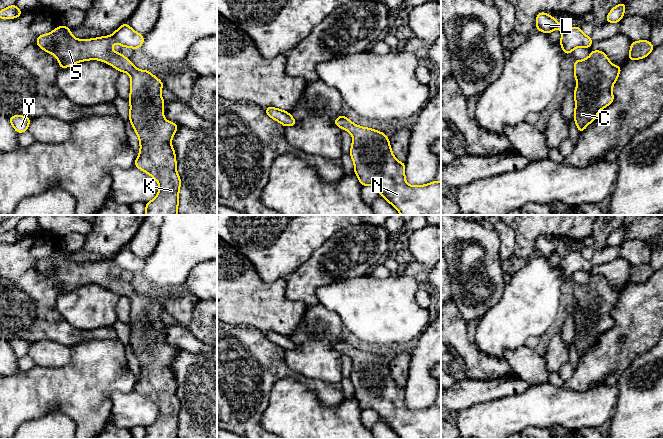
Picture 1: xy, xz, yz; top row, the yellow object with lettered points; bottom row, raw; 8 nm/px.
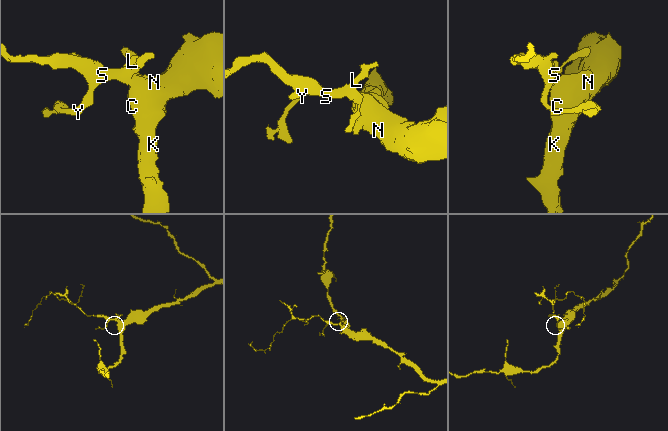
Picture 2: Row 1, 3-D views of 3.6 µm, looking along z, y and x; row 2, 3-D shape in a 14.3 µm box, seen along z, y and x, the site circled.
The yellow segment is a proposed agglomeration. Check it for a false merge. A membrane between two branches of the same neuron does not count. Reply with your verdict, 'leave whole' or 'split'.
leave whole

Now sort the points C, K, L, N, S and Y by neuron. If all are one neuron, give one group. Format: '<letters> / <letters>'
C K L N S Y

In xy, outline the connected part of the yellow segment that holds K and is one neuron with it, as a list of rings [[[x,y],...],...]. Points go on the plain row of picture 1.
[[[127,246],[122,248],[112,259],[93,263],[80,264],[72,260],[71,254],[66,250],[55,252],[46,259],[39,259],[36,268],[44,275],[54,279],[59,284],[60,293],[70,291],[76,287],[87,284],[101,284],[110,288],[119,296],[126,296],[131,303],[129,319],[129,344],[140,366],[140,377],[134,390],[152,400],[159,408],[156,421],[145,428],[145,439],[178,439],[179,413],[181,403],[176,394],[175,374],[171,365],[179,349],[169,346],[163,339],[165,325],[161,321],[164,307],[147,294],[137,293],[121,276],[112,274],[112,269],[118,267],[123,271],[140,272],[144,267],[144,260],[134,255]]]

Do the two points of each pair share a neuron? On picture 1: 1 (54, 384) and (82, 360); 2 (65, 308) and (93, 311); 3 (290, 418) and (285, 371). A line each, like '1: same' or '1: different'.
1: same
2: same
3: different

